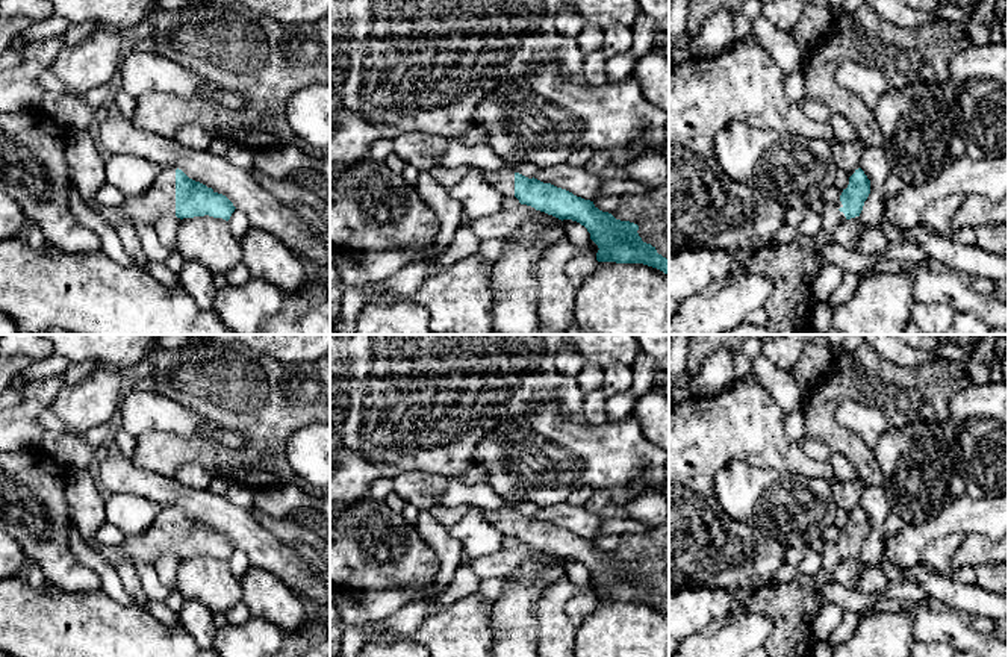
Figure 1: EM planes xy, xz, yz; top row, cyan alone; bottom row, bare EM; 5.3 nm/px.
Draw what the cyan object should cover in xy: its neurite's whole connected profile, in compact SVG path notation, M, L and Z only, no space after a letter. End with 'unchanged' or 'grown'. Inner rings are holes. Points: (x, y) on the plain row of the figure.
M162 507L144 534L127 537L120 548L101 545L98 554L110 566L123 559L132 566L141 562L153 563L160 554L180 559L209 554L229 560L235 548L226 534L189 518L182 509Z; grown

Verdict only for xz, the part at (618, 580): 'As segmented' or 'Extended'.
Extended

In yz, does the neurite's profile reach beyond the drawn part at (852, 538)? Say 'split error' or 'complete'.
split error

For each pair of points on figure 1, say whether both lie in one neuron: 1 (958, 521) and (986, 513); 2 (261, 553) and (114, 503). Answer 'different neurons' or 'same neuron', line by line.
1: same neuron
2: different neurons

